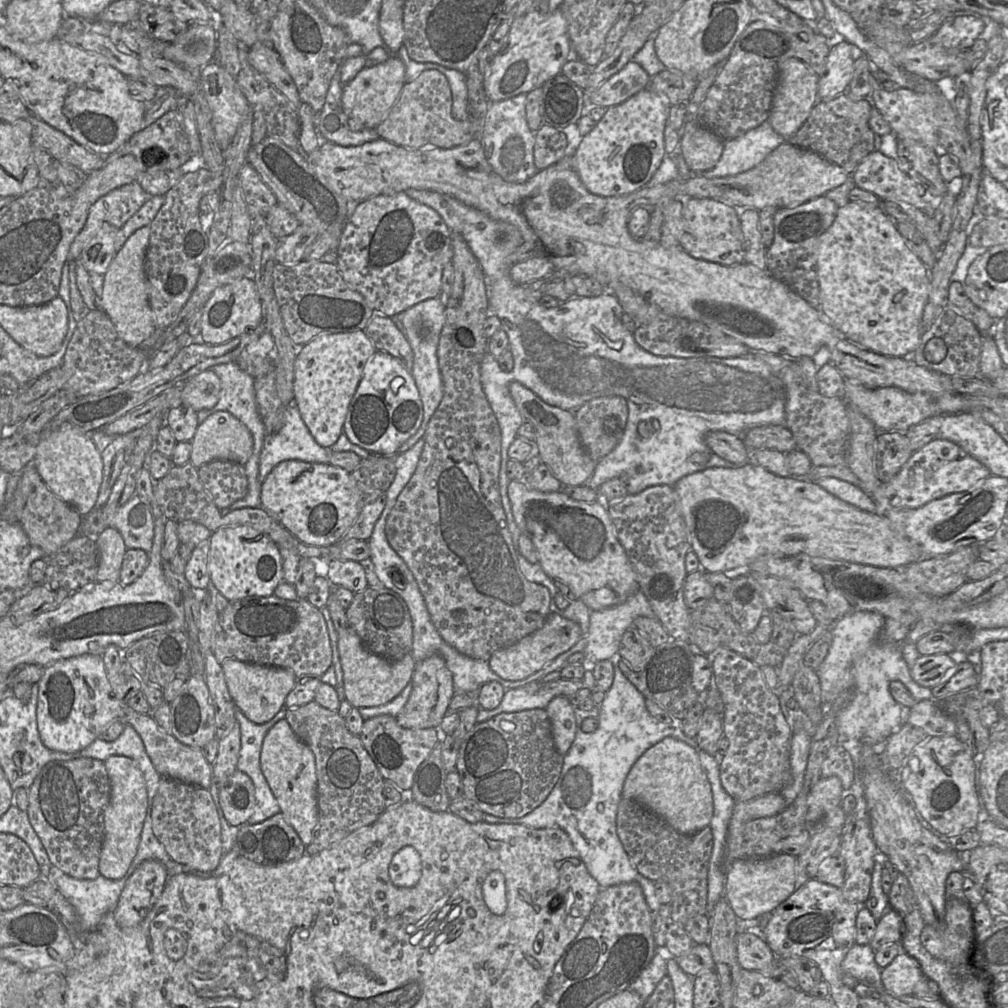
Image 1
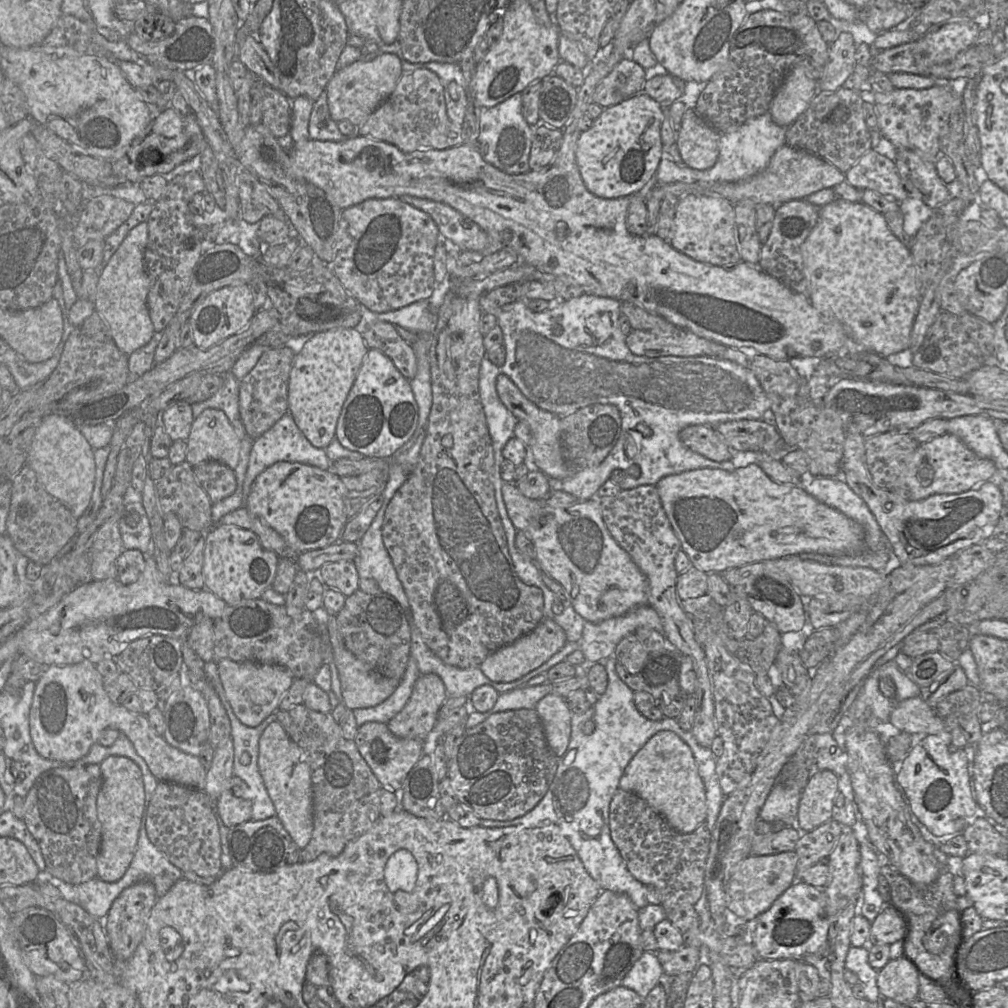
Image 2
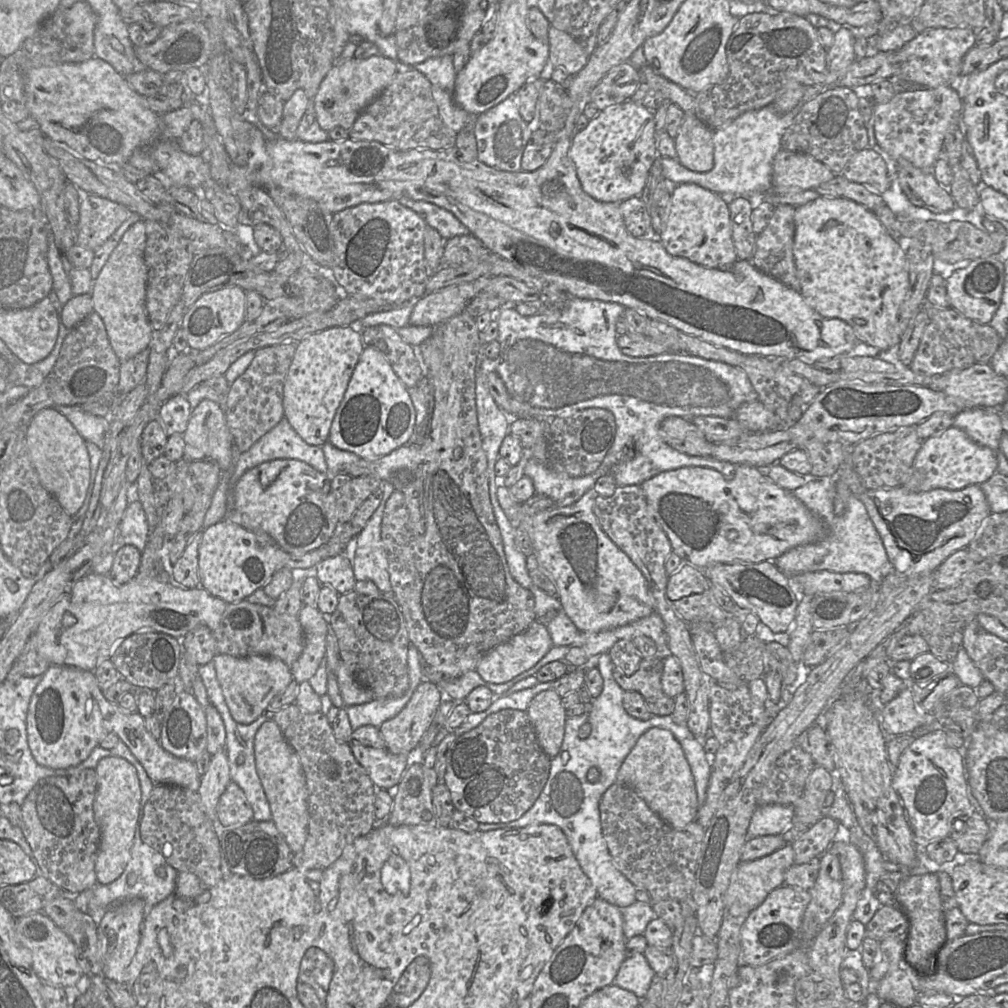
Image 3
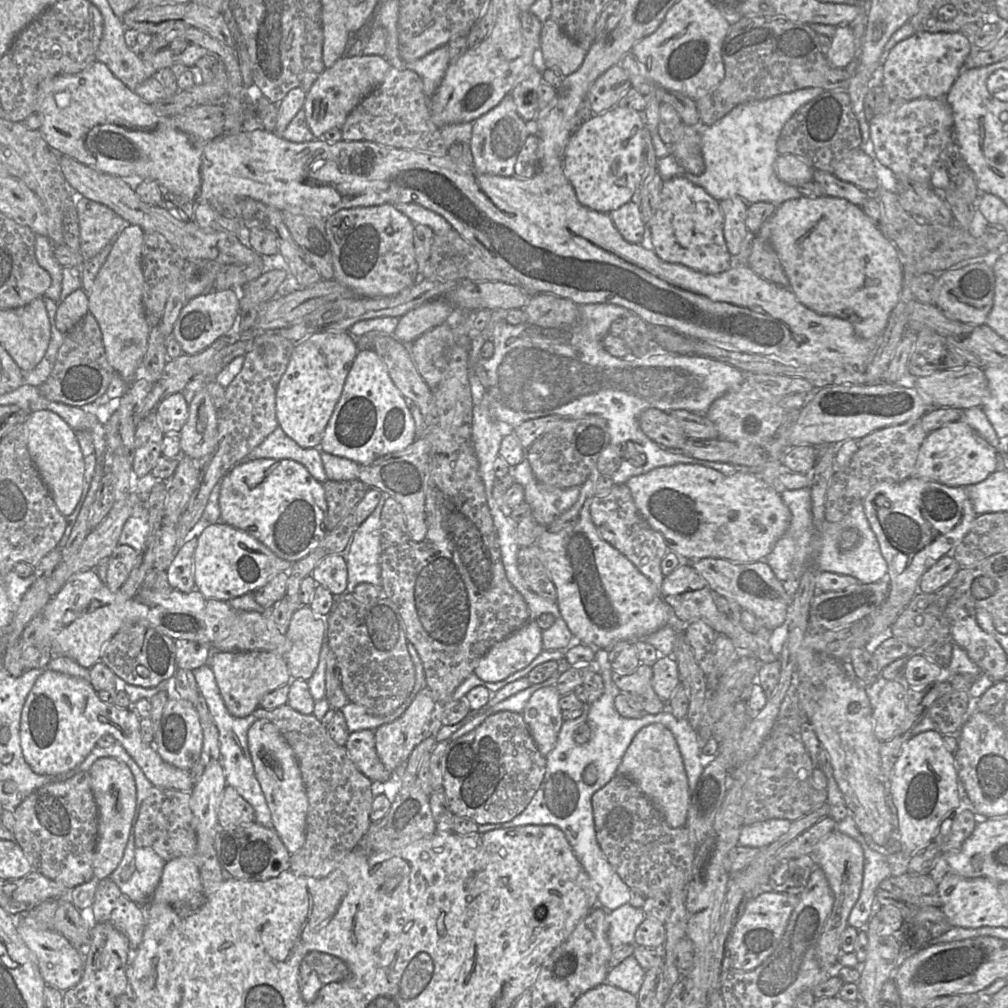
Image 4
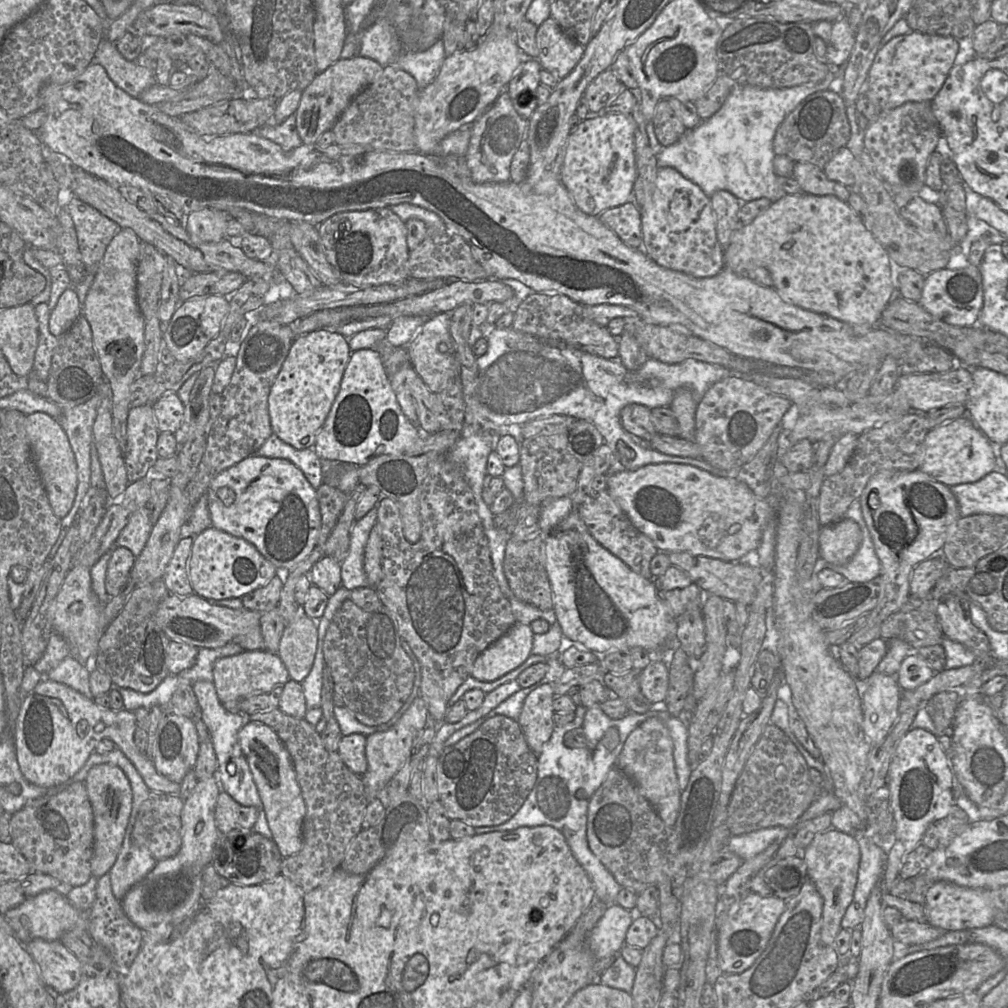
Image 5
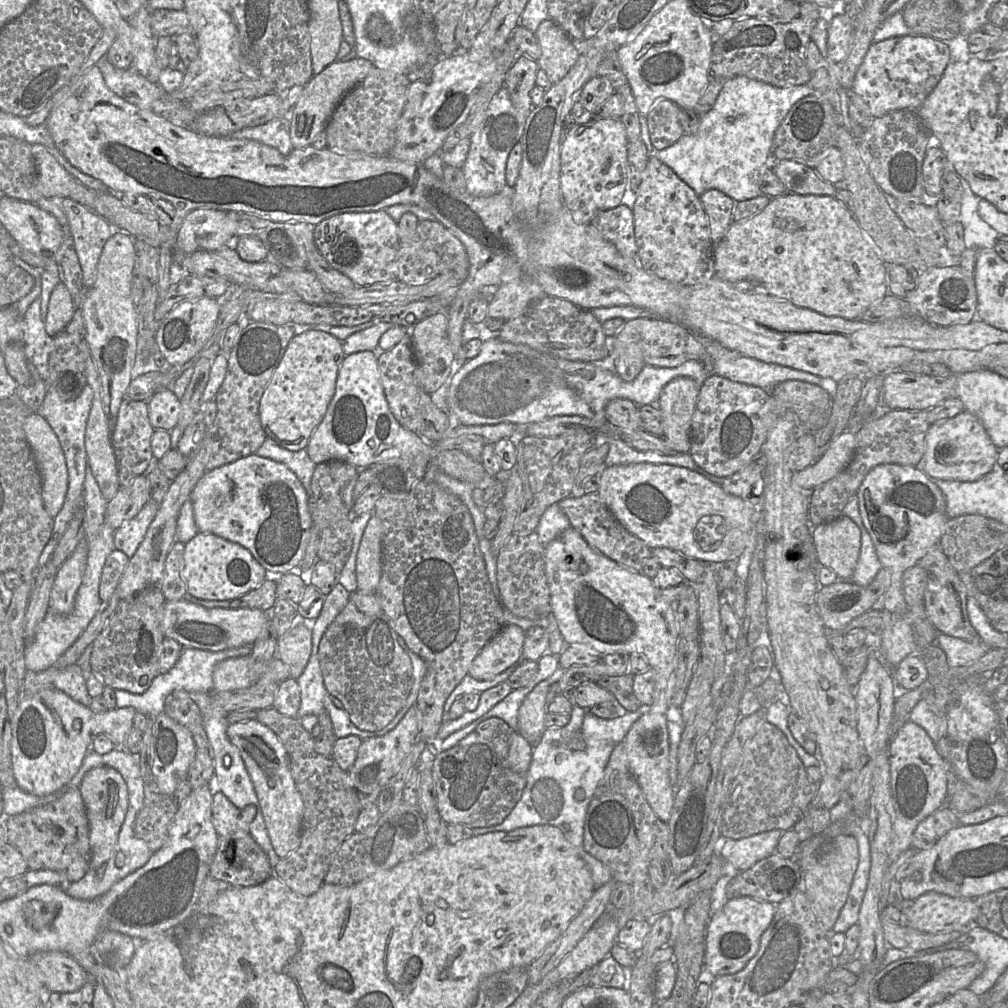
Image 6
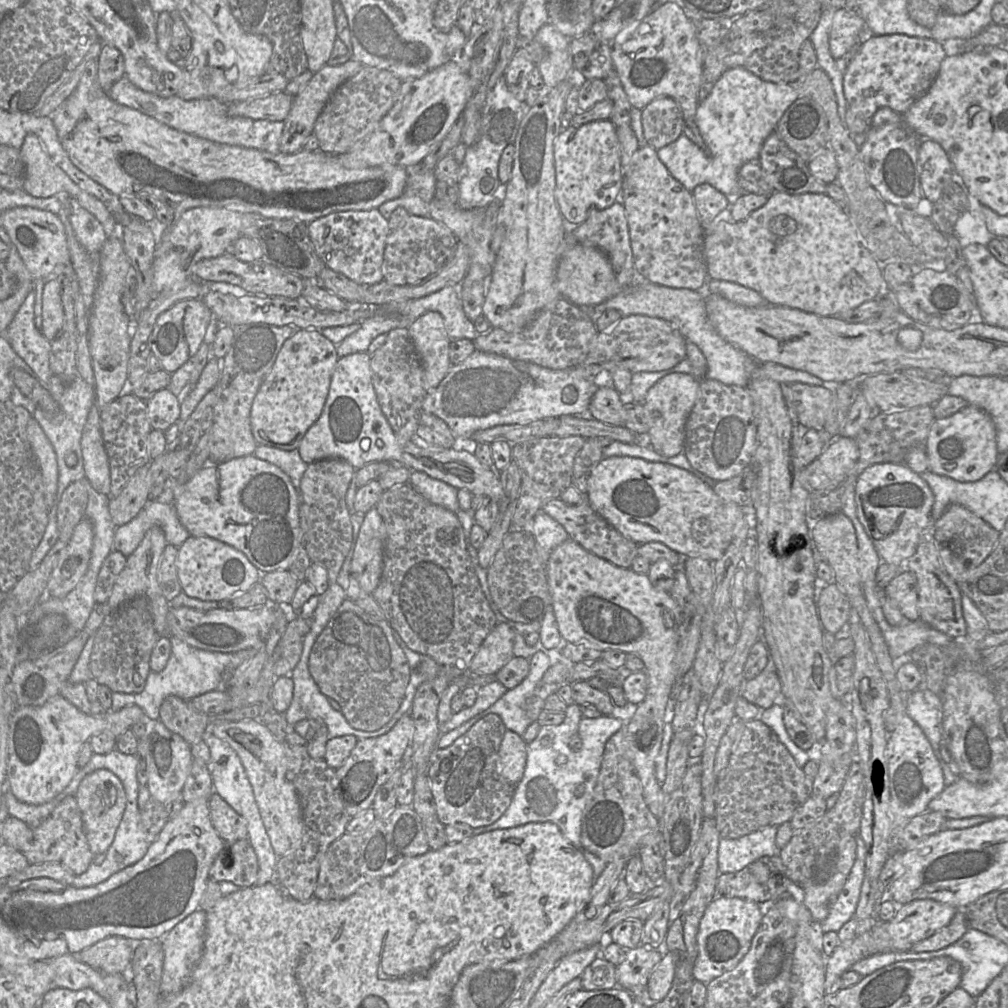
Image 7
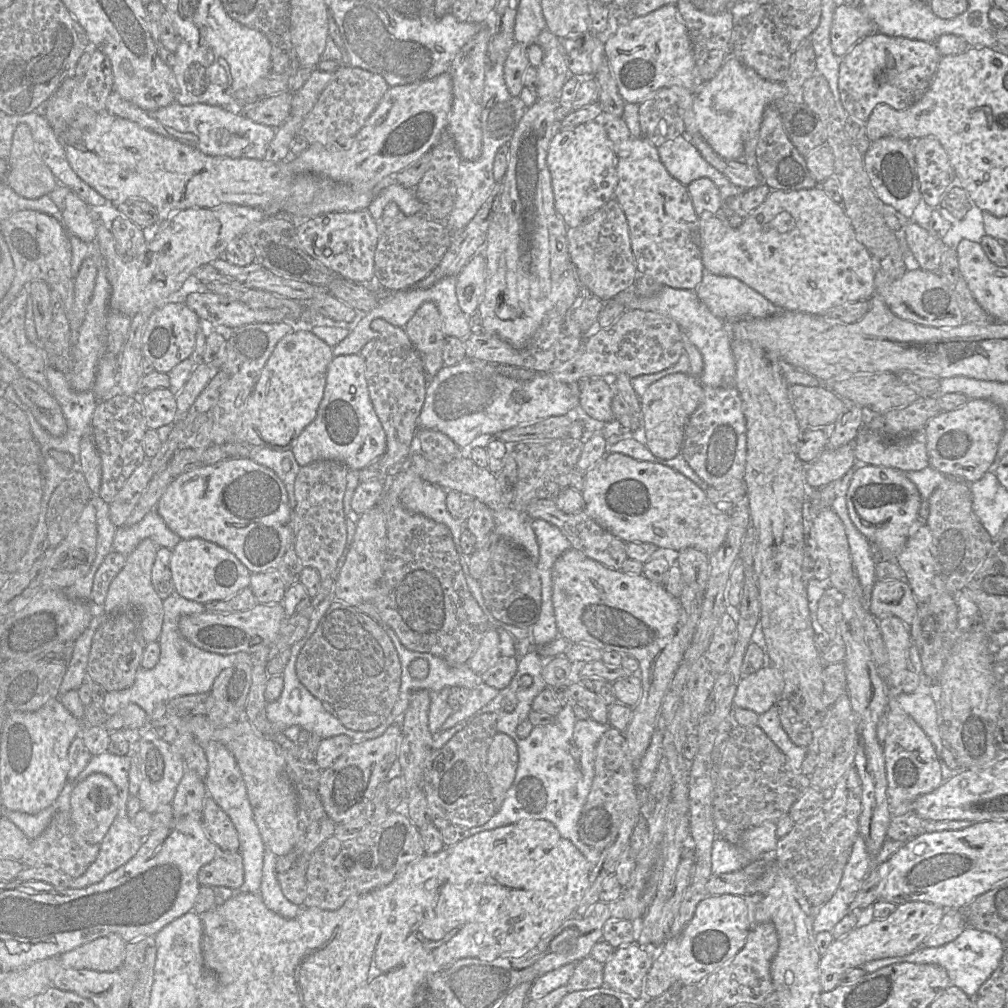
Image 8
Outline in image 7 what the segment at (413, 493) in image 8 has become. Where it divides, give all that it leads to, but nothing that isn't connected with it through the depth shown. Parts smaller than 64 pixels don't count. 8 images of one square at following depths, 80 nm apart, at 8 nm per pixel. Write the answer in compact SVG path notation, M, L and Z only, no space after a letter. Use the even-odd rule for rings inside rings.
M412 472L408 484L431 503L455 513L463 525L468 541L468 535L474 525L473 513L475 511L461 510L457 500L458 489L431 478L424 472Z

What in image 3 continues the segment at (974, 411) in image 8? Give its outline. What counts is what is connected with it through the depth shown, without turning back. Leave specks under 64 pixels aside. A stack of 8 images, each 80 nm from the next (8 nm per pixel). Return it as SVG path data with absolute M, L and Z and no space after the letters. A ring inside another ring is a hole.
M951 426L923 441L902 487L914 493L938 488L960 490L970 485L981 485L996 473L996 469L997 457L994 451L976 444L964 431Z

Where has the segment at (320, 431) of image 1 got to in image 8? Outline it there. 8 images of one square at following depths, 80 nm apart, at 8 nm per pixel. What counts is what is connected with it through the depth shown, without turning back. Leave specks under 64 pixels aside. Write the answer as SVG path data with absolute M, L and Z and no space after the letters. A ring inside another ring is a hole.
M292 331L276 344L246 400L242 415L244 442L251 447L291 450L303 429L316 417L323 398L326 374L334 355L312 331Z

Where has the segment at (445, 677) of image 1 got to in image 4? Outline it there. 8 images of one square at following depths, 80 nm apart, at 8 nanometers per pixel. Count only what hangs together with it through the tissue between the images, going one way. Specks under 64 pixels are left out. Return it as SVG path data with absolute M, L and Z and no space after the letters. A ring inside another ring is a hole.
M424 687L399 718L374 731L377 755L388 771L393 772L406 763L422 740L435 706L432 692Z

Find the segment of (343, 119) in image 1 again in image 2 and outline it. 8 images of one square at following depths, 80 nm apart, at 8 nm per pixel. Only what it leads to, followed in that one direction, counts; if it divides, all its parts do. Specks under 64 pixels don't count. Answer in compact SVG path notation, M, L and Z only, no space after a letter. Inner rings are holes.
M324 90L313 103L309 121L309 139L340 142L347 138L349 137L340 132L338 123L331 118L327 94Z

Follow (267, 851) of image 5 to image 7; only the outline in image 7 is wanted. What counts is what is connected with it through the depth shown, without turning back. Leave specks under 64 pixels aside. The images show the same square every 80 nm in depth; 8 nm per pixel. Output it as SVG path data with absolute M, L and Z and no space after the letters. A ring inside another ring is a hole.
M248 840L223 842L209 870L209 879L247 888L257 886L258 871L258 859Z

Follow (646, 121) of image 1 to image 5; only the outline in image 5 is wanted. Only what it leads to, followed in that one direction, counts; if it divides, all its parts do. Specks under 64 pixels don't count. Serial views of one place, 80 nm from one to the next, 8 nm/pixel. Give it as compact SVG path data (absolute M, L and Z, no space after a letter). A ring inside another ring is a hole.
M602 113L582 120L567 142L561 182L577 208L591 216L628 202L636 176L635 125L630 114Z

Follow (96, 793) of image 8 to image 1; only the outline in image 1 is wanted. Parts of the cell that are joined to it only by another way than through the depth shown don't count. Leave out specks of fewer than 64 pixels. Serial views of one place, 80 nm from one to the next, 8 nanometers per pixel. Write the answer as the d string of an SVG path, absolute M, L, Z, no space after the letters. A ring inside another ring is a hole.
M110 756L104 761L111 784L110 803L104 811L104 838L99 859L99 874L120 879L128 871L137 852L148 806L147 788L137 762L126 756Z

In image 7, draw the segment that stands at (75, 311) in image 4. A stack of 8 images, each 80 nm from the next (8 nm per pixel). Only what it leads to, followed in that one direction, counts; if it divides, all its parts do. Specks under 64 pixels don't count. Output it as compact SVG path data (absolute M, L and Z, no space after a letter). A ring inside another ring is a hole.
M57 280L47 281L42 294L42 334L53 340L62 329L65 313L61 299L61 285Z

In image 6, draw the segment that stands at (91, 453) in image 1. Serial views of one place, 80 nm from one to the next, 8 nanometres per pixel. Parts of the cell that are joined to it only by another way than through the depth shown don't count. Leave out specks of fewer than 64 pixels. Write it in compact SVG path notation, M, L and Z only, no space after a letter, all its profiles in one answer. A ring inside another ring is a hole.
M38 413L28 415L24 431L41 474L45 508L54 518L61 511L68 491L63 449L50 424Z

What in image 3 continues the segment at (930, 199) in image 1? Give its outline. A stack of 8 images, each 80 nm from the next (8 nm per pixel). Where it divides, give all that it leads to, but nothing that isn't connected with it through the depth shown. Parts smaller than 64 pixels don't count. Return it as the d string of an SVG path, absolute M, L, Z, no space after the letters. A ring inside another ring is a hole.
M870 148L856 153L841 175L848 181L862 184L879 195L888 190L890 186L886 162Z

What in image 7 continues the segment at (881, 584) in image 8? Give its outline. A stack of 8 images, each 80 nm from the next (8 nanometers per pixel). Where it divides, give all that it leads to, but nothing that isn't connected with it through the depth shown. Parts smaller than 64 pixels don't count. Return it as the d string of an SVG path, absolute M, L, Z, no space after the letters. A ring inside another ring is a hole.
M901 570L884 588L884 594L895 603L907 620L915 622L919 619L918 583L914 573Z

